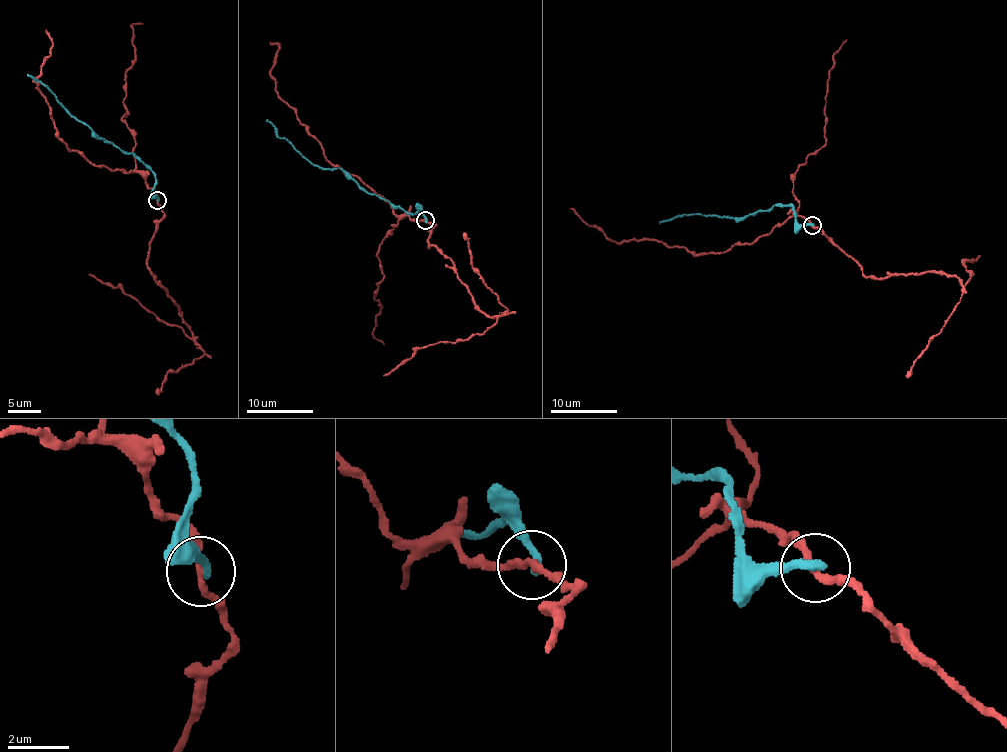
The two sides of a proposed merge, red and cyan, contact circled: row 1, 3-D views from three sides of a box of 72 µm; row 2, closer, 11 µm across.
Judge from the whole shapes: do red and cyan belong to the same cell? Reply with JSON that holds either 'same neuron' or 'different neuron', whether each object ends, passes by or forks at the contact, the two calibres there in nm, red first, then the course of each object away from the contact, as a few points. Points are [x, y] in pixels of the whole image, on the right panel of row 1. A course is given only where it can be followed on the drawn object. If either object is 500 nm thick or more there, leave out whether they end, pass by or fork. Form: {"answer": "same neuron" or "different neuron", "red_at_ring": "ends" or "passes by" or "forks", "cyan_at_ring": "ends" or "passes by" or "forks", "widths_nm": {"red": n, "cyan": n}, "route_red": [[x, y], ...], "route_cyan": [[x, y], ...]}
{"answer": "different neuron", "red_at_ring": "passes by", "cyan_at_ring": "ends", "widths_nm": {"red": 200, "cyan": 280}, "route_red": [[812, 225], [846, 252], [863, 275], [943, 271], [964, 286], [972, 275], [964, 262], [980, 255]], "route_cyan": [[812, 225], [798, 223], [793, 206], [781, 205], [735, 220], [692, 213], [660, 221]]}

